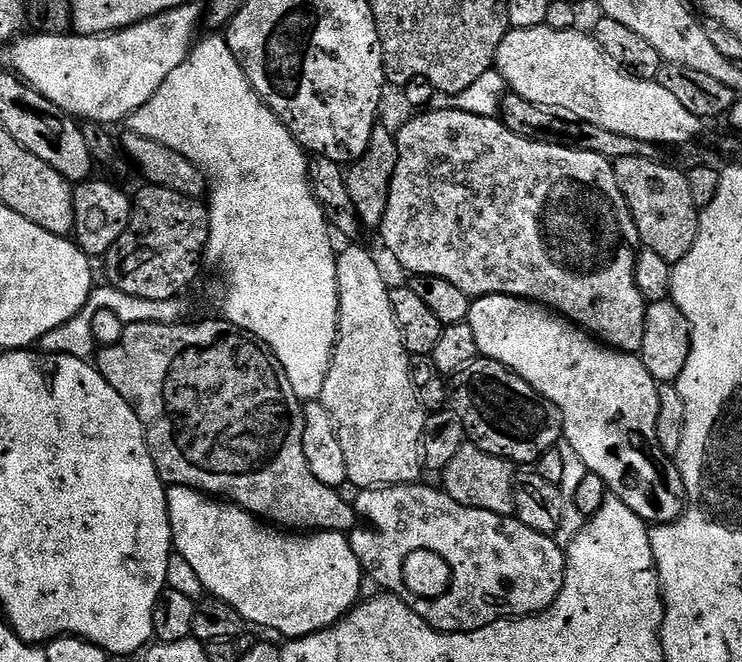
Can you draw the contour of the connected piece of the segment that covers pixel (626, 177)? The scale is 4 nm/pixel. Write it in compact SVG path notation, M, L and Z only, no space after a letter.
M647 155L619 156L612 166L614 178L618 178L618 190L622 190L626 206L630 206L641 245L674 266L690 254L698 238L701 209L696 207L694 194L690 194L690 182L683 171L648 159Z

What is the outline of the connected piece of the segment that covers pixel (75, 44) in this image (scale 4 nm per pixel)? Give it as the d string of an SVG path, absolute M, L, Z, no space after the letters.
M181 2L176 8L170 8L117 32L103 32L93 36L51 32L32 34L36 36L21 34L3 49L3 67L16 73L39 96L46 98L77 121L91 122L96 126L116 124L119 120L127 121L133 112L146 106L146 102L150 102L150 98L154 98L154 94L163 86L164 80L170 78L170 74L174 74L178 66L182 66L194 47L197 39L196 27L199 24L202 24L201 5L199 8L196 4Z

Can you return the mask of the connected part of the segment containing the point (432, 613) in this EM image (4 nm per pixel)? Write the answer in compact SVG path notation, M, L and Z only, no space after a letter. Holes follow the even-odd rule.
M417 482L414 484L390 484L383 488L370 488L361 491L358 502L354 506L357 517L369 520L374 528L371 532L368 528L357 526L352 529L350 539L352 541L352 549L358 558L363 575L368 576L377 584L377 589L383 590L385 593L393 596L399 596L402 602L406 602L406 606L410 606L410 610L414 610L414 614L418 614L427 622L431 628L436 628L440 632L473 632L487 624L493 624L495 620L503 620L505 618L519 618L522 616L535 616L538 612L544 612L558 598L558 594L562 590L562 582L564 581L564 558L565 549L556 545L555 539L549 533L539 532L538 530L530 530L530 526L526 526L521 520L517 520L515 515L499 516L490 510L478 510L470 506L462 506L458 502L454 502L454 498L450 498L439 487L431 488L425 482ZM414 550L434 550L434 554L438 554L442 558L446 558L446 562L452 571L452 581L446 591L438 598L427 600L426 598L418 598L418 594L410 594L410 590L406 590L404 579L402 578L402 566L406 562L406 558L410 554L414 554Z

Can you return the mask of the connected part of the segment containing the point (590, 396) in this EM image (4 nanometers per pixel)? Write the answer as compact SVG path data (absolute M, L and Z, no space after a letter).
M481 296L473 299L472 309L466 323L470 326L470 330L474 330L474 338L478 342L478 350L483 359L498 362L502 366L506 366L514 374L521 376L527 384L534 386L534 390L538 390L538 394L545 396L560 411L560 417L564 419L563 437L570 440L571 445L574 446L575 453L585 463L587 471L598 474L598 478L602 478L602 482L606 482L611 495L617 496L622 502L626 502L626 506L630 506L630 510L634 510L634 514L638 514L652 526L672 524L684 513L686 501L684 499L682 474L676 469L673 457L667 456L658 442L658 430L656 429L658 426L658 406L660 405L658 381L646 370L646 366L640 360L639 355L617 352L616 349L601 344L599 340L585 332L583 328L573 324L571 320L561 316L559 312L553 312L552 309L545 308L543 304L538 304L531 300L521 300L518 296Z

